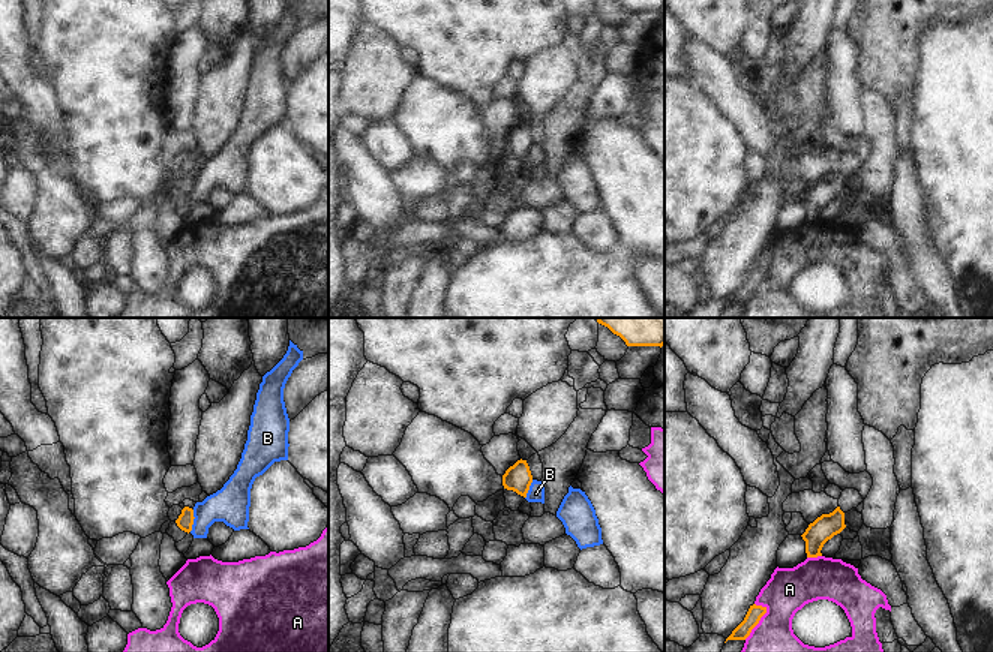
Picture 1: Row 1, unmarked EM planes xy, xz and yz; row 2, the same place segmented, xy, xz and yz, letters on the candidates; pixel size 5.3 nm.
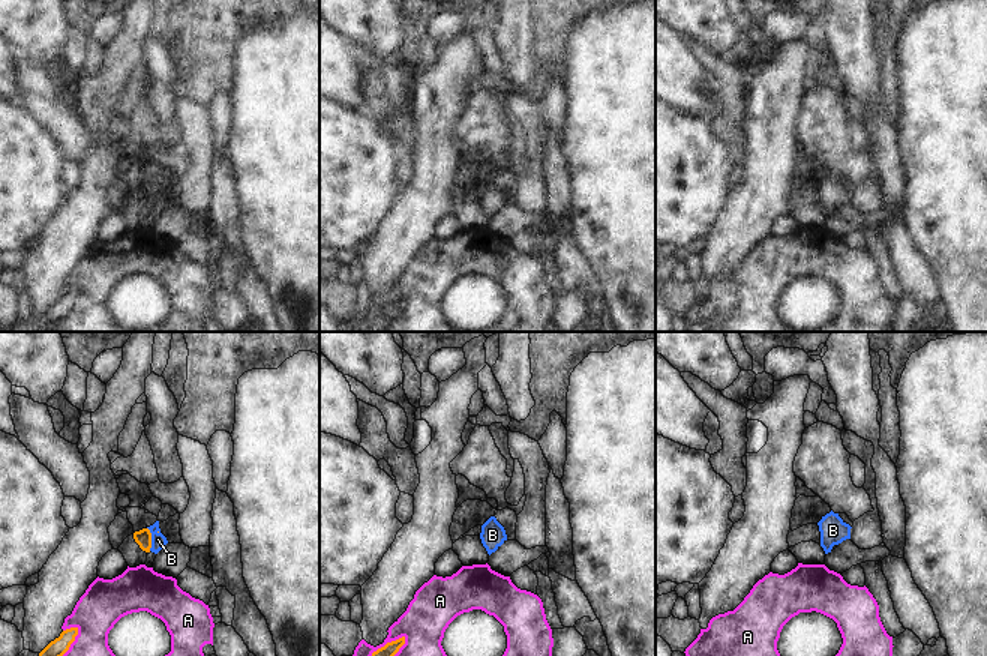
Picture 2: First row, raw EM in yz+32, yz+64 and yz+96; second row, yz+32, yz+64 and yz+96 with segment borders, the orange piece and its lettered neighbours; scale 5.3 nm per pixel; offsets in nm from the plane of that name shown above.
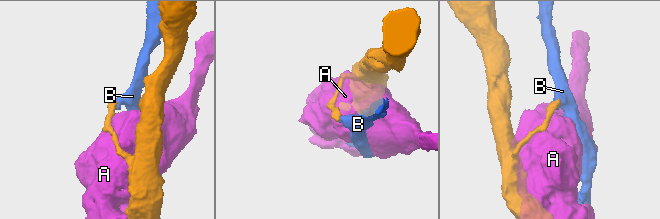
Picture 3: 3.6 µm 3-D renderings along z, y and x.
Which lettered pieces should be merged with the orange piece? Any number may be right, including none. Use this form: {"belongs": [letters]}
{"belongs": []}

